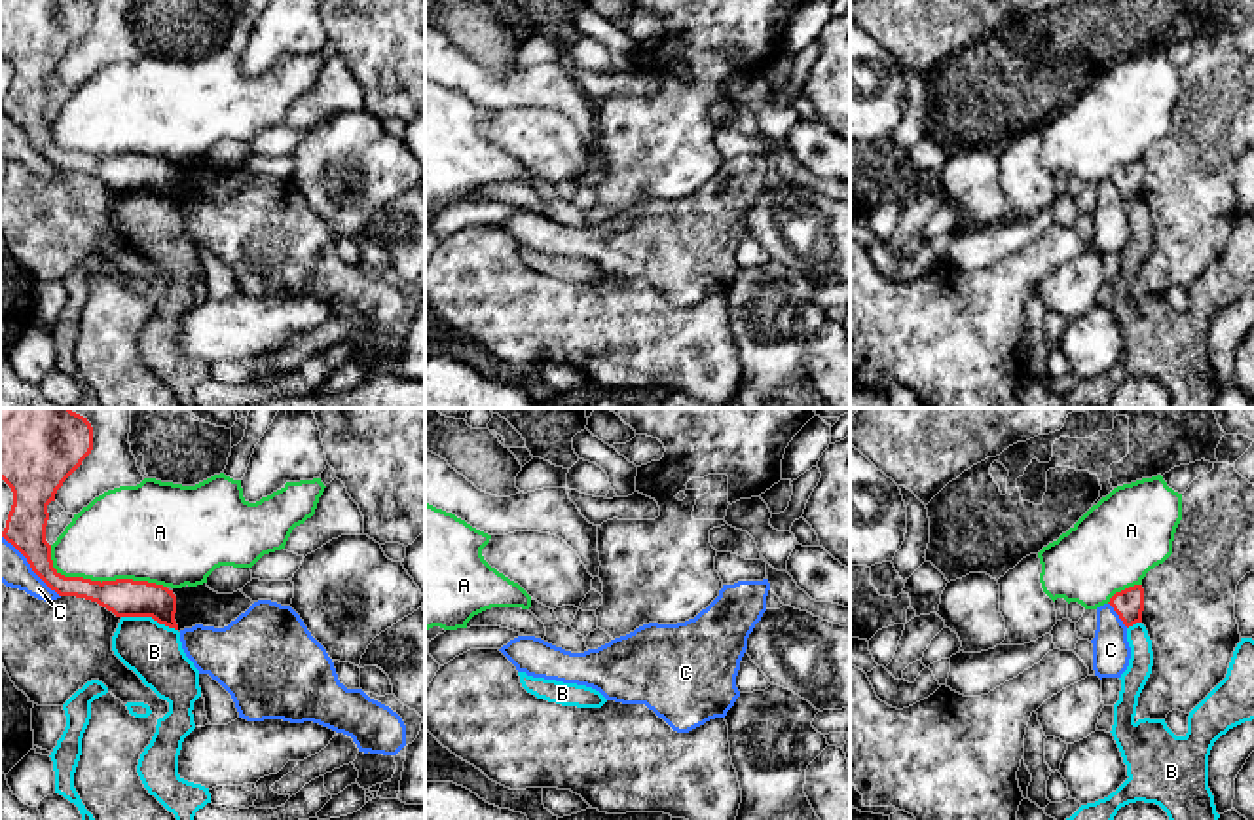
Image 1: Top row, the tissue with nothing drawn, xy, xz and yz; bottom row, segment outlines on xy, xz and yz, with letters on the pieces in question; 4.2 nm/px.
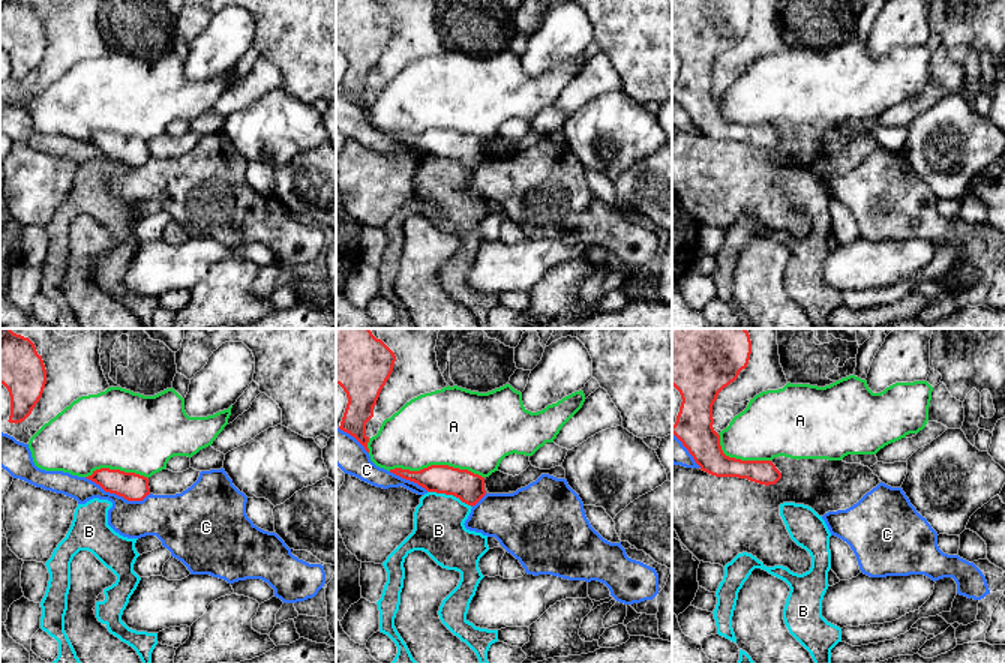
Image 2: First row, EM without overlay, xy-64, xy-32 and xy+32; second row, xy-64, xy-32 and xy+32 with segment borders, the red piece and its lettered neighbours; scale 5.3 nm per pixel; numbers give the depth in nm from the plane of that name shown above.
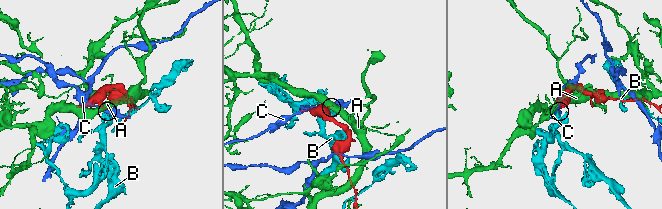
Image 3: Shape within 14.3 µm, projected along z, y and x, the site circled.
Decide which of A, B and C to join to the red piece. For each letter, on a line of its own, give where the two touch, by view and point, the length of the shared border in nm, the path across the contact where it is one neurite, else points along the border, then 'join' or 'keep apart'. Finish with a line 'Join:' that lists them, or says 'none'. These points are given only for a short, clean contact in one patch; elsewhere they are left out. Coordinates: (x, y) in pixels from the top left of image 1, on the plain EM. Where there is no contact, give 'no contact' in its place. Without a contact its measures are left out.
A: meets red in xy at (99, 156); contact 550 nm long; keep apart
B: meets red in xy at (150, 190); contact 240 nm long; border along xy (122, 190), (150, 190), (177, 205); keep apart
C: meets red in yz at (1118, 188); contact 140 nm long; keep apart
Join: none

